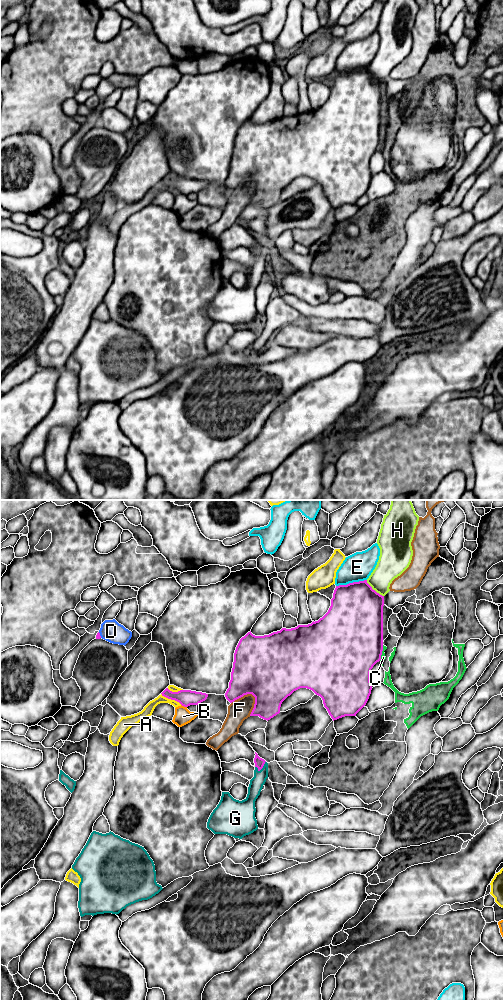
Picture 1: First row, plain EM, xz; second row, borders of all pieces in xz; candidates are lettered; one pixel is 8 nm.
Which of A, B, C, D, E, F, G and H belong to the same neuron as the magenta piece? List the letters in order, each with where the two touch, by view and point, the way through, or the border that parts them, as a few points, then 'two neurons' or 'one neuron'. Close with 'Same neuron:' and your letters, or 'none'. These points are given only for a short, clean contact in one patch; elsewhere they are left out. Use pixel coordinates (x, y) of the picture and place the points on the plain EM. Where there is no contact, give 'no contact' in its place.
A: contact xz (171, 187); two neurons
B: contact xz (184, 194); two neurons
C: contact xz (381, 141); border xz (383, 133), (379, 148); two neurons
D: contact xz (99, 123); two neurons
E: contact xz (351, 71); two neurons
F: contact xz (243, 183); two neurons
G: contact xz (263, 253); two neurons
H: contact xz (374, 78); two neurons
Same neuron: none

